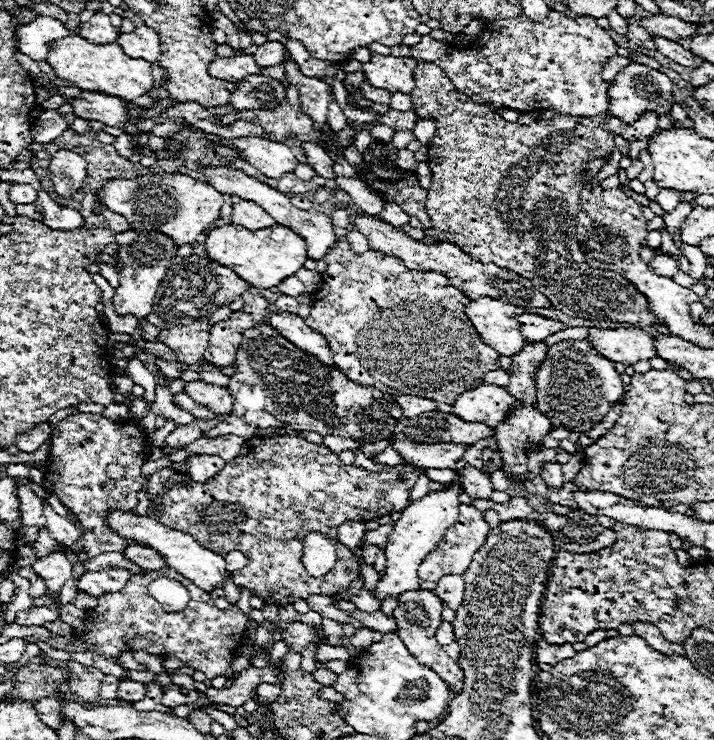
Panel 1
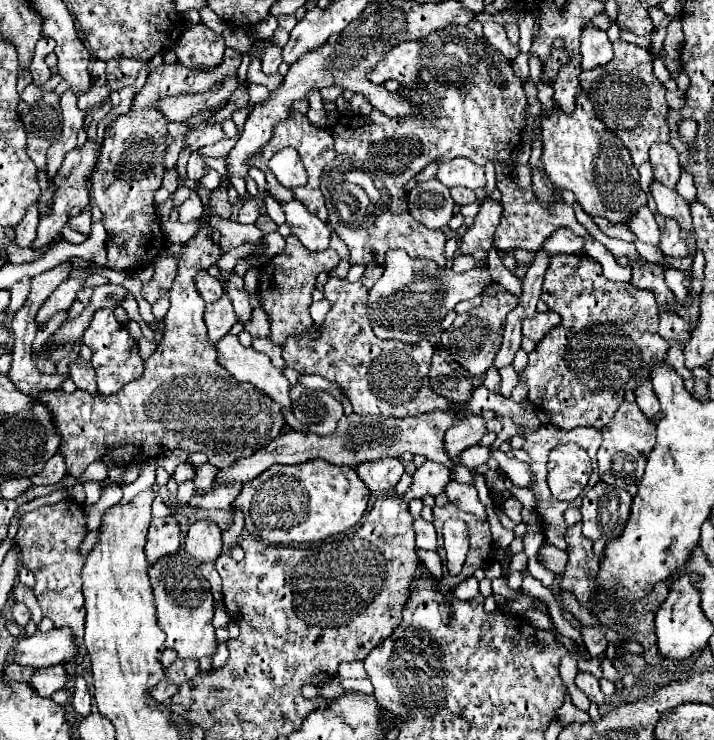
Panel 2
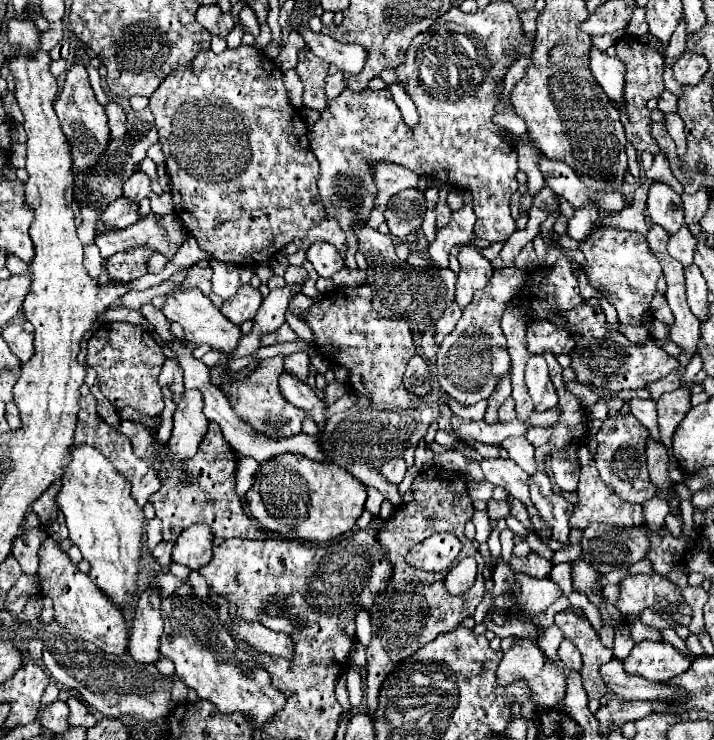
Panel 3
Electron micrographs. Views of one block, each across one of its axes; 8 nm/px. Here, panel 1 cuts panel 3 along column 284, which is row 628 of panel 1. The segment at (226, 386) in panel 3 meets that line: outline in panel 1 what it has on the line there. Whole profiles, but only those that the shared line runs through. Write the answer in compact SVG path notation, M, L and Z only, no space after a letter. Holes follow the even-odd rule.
M408 590L408 592L400 594L398 598L400 598L400 606L394 612L394 618L396 618L396 624L400 626L400 638L404 638L404 644L408 646L408 650L412 650L412 654L418 662L428 666L430 670L436 670L436 674L440 674L440 678L444 678L444 682L448 682L450 690L460 694L464 688L464 672L458 666L458 662L454 662L434 638L436 630L440 626L442 600L436 598L430 590Z

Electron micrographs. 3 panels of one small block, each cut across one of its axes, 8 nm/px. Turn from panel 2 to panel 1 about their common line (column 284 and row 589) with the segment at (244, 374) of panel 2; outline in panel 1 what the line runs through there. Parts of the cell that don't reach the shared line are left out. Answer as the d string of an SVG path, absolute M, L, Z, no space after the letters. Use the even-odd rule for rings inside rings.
M458 470L456 478L452 480L452 484L446 484L444 490L438 492L430 492L420 500L414 500L400 516L400 520L396 522L394 530L388 536L388 544L386 544L386 576L378 582L376 588L376 598L382 600L388 594L402 594L406 590L420 590L420 580L418 580L418 566L420 562L432 552L432 548L438 546L440 538L444 536L444 530L448 526L452 526L458 518L458 496L464 490L462 480Z

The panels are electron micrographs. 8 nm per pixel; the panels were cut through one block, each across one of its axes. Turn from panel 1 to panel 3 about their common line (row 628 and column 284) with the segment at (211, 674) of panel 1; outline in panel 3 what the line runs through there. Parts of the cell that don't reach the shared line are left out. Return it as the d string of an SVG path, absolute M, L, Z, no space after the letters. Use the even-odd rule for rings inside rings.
M238 46L234 50L224 50L222 54L214 54L212 50L204 50L200 52L192 64L184 66L184 68L176 68L176 72L172 72L172 76L168 76L160 88L150 96L150 104L148 108L154 114L154 122L160 134L160 144L162 144L162 152L166 156L166 168L172 180L172 196L174 196L174 212L176 216L182 220L182 224L186 226L186 230L198 240L200 248L206 250L208 254L212 254L216 260L220 262L228 262L228 264L236 264L236 266L248 266L254 268L256 264L266 264L268 260L272 260L272 256L282 250L288 242L292 242L294 238L306 238L308 230L316 224L320 224L320 220L326 216L322 200L318 196L318 160L310 150L310 142L308 142L308 128L302 122L302 118L298 116L298 110L288 102L288 94L286 88L282 84L282 70L276 62L272 62L262 50L254 48L254 46Z

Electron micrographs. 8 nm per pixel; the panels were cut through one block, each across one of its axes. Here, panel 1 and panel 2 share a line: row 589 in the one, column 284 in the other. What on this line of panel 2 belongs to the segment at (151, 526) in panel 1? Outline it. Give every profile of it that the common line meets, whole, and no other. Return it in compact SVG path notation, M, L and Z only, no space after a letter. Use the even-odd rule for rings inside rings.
M290 200L280 204L286 214L286 224L292 234L310 250L324 250L330 242L330 230L326 224L312 214L300 200Z

